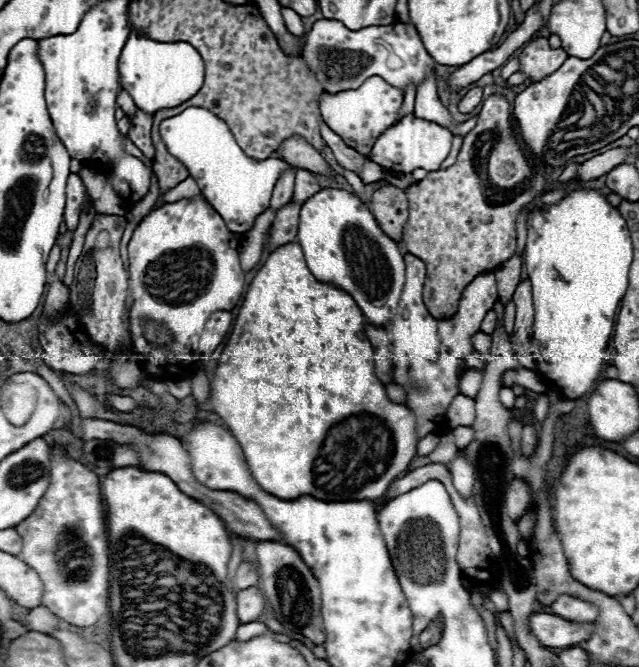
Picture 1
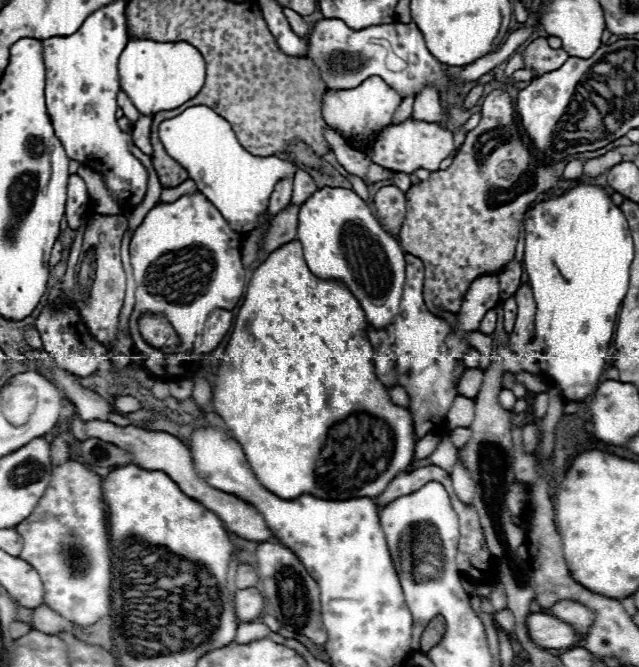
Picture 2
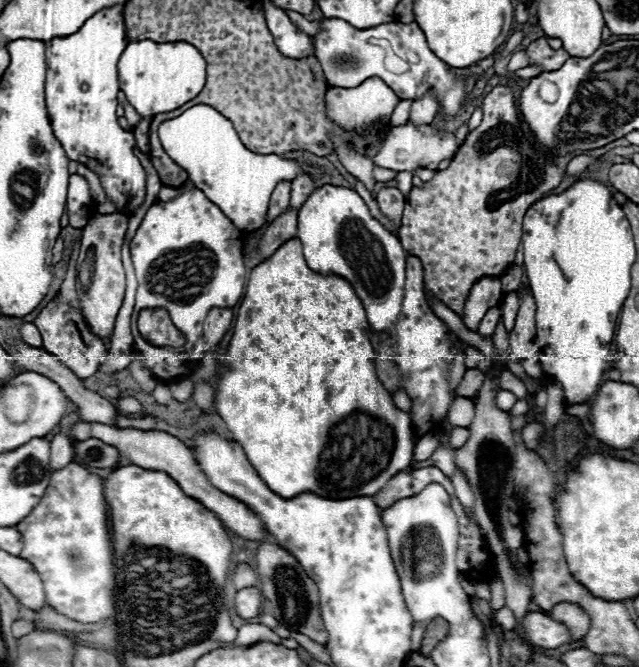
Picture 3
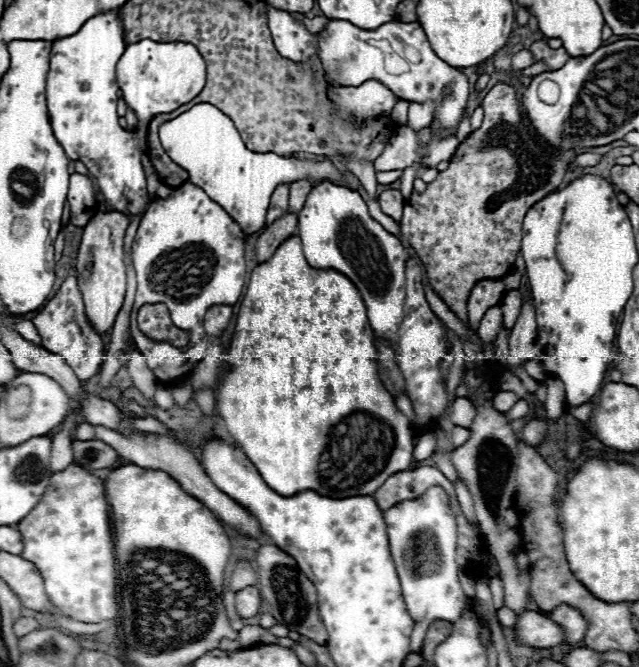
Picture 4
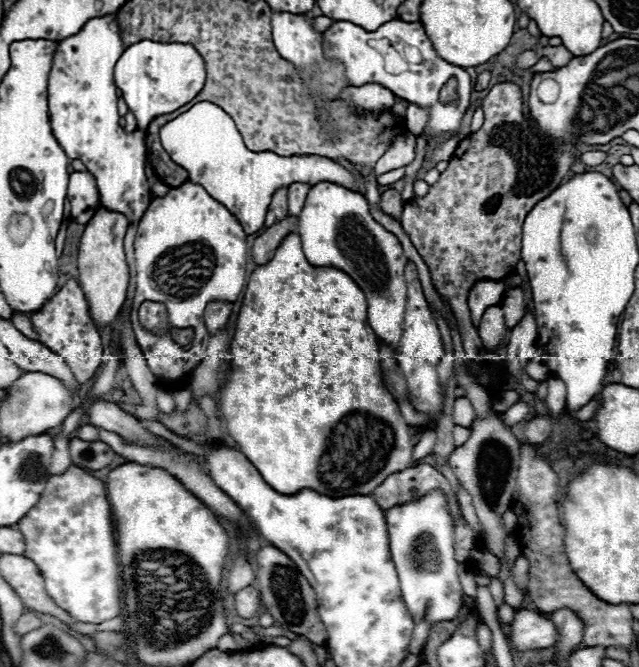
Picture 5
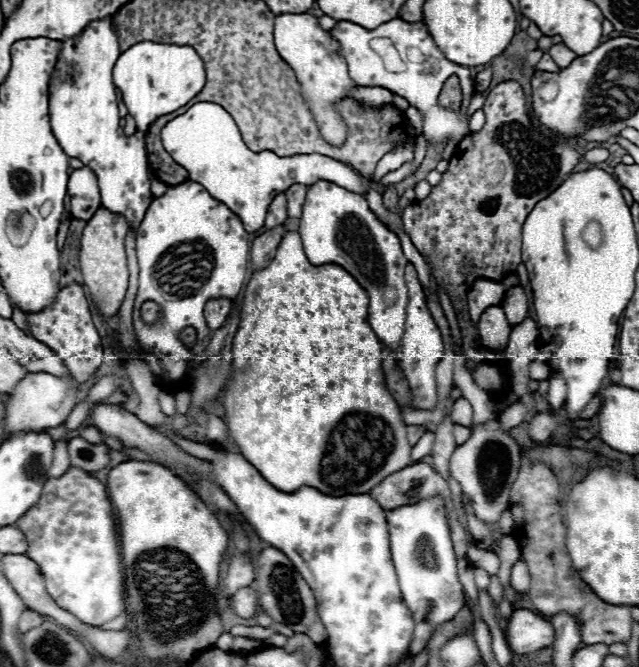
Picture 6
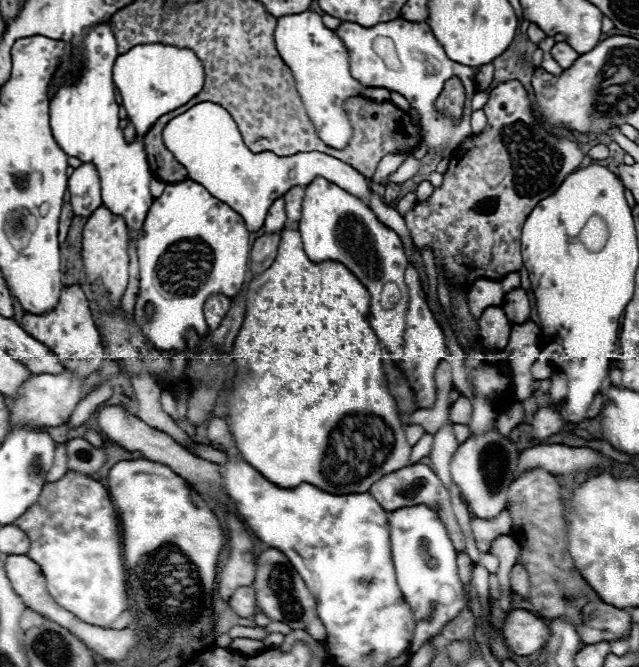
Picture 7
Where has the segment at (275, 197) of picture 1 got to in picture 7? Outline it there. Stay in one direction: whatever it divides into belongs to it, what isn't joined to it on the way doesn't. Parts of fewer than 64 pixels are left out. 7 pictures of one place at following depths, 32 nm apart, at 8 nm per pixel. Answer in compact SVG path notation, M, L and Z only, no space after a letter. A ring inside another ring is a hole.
M278 198L278 200L276 200L272 206L270 206L270 210L268 210L264 230L266 230L266 234L274 234L274 232L280 232L284 226L286 226L284 198Z

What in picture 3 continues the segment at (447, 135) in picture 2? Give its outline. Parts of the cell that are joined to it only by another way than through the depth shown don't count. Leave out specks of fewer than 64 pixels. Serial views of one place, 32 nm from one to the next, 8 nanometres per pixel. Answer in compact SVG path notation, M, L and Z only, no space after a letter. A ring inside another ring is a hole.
M408 122L404 126L394 126L388 130L388 134L384 138L384 146L380 148L380 154L376 154L376 158L372 158L372 160L378 168L388 168L388 170L396 170L396 172L416 170L416 168L436 170L442 160L448 160L454 156L456 148L458 148L458 144L456 144L454 134L436 130L432 124L412 126Z

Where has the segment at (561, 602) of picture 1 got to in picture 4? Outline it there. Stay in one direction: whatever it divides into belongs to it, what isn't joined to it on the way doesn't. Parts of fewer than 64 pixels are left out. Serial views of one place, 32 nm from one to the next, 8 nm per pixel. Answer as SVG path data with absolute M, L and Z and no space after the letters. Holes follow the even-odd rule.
M558 606L554 612L550 612L550 618L564 630L562 646L576 646L582 642L588 624L578 610L572 610L570 606Z

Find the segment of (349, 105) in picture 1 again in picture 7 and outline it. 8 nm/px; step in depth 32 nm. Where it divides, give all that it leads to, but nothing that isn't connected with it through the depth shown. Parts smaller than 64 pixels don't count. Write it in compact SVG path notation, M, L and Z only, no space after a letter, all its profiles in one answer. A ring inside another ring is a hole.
M368 88L364 94L360 94L364 98L370 98L374 102L386 102L390 100L390 92L386 88Z

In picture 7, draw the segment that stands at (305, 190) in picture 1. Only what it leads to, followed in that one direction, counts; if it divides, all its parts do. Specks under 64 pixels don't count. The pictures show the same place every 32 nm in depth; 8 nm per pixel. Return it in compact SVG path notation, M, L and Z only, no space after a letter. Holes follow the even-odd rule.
M302 186L290 188L290 190L284 194L284 202L286 202L286 216L288 216L288 222L298 222L298 220L300 220L302 198L304 198L304 188L302 188Z

